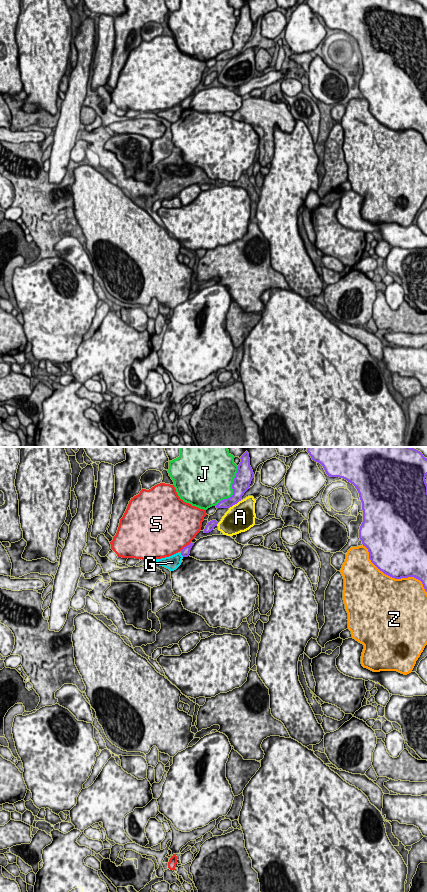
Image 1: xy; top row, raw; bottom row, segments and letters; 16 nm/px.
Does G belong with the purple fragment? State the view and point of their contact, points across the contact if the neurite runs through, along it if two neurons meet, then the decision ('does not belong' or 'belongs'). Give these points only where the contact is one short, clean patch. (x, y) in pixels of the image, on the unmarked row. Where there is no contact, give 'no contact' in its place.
contact xy (182, 107); border xy (180, 105), (183, 108); does not belong

